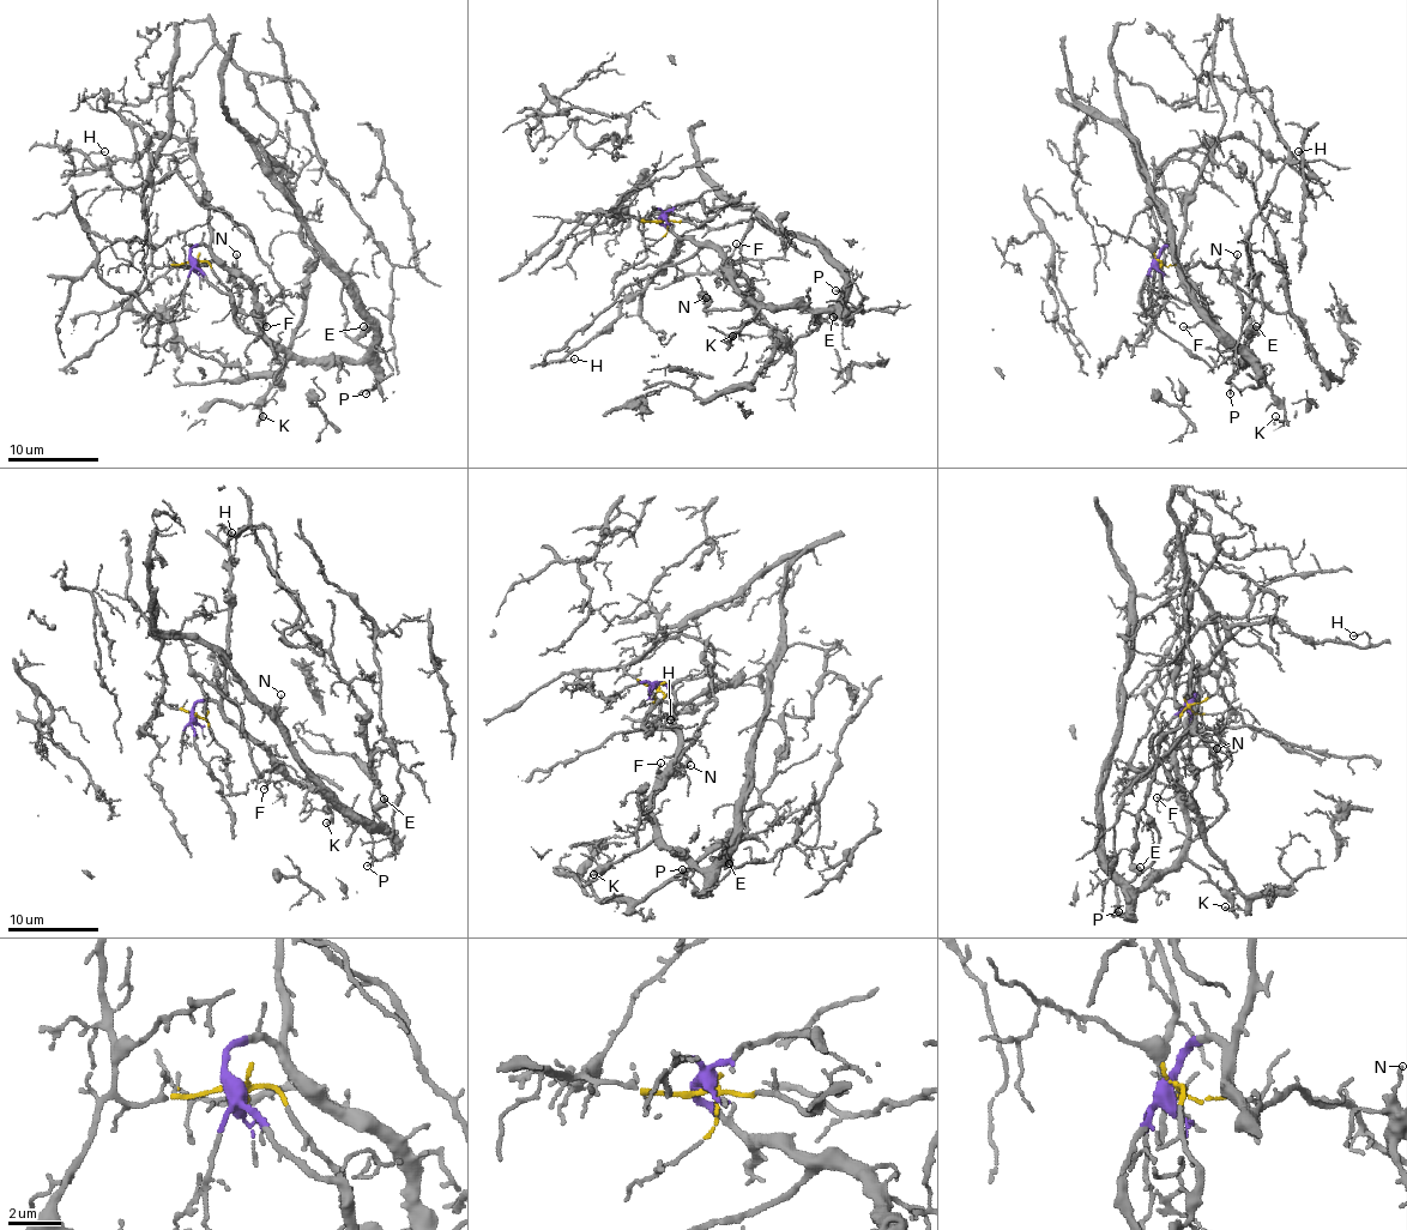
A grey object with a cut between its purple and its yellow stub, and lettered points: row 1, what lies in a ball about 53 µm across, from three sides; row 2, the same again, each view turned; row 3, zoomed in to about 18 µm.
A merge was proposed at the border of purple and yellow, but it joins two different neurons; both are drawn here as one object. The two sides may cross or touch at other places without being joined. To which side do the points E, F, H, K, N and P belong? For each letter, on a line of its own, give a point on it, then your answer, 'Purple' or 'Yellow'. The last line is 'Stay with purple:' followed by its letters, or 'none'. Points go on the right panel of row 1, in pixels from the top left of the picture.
E: Place: (1256, 326). Purple
F: Place: (1183, 326). Purple
H: Place: (1298, 151). Purple
K: Place: (1275, 416). Purple
N: Place: (1237, 254). Purple
P: Place: (1230, 393). Purple
Stay with purple: E, F, H, K, N, P

